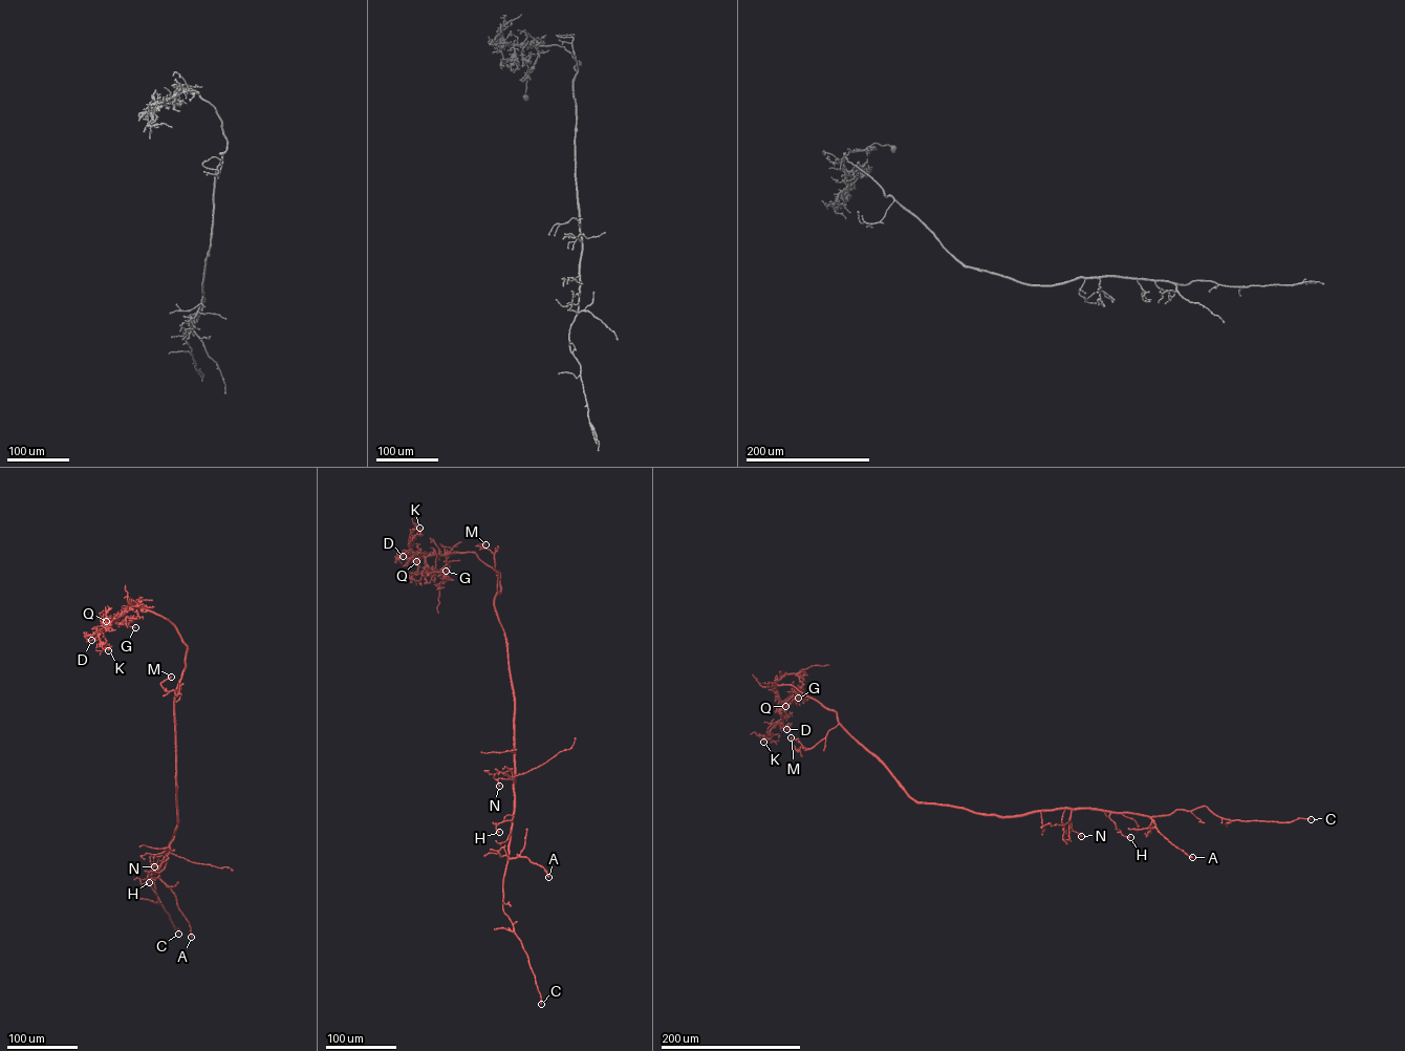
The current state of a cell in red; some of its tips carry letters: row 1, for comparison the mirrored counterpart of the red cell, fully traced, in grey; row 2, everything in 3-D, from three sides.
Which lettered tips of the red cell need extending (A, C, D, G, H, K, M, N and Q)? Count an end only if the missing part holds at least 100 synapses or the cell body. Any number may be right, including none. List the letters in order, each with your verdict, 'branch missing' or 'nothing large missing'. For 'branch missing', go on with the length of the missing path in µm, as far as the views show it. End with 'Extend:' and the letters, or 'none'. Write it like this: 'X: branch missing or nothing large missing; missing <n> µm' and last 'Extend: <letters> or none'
A: nothing large missing
C: nothing large missing
D: nothing large missing
G: nothing large missing
H: nothing large missing
K: nothing large missing
M: nothing large missing
N: nothing large missing
Q: nothing large missing
Extend: none

